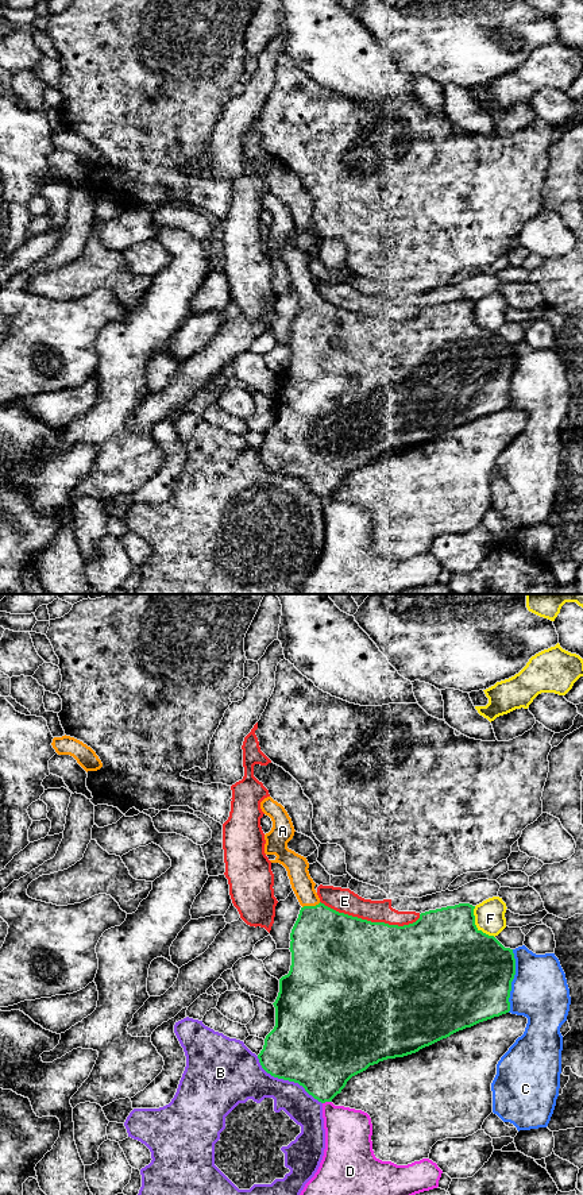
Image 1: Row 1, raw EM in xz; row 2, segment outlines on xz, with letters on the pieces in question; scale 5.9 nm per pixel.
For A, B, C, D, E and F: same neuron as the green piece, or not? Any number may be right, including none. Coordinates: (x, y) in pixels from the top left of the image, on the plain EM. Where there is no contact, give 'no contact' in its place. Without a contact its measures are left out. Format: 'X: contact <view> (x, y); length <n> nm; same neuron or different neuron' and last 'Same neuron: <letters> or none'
A: contact xz (311, 301); length 120 nm; same neuron
B: contact xz (286, 474); length 480 nm; different neuron
C: contact xz (512, 376); length 380 nm; different neuron
D: contact xz (327, 496); length 60 nm; different neuron
E: contact xz (370, 316); length 600 nm; different neuron
F: contact xz (475, 320); length 220 nm; different neuron
Same neuron: A

